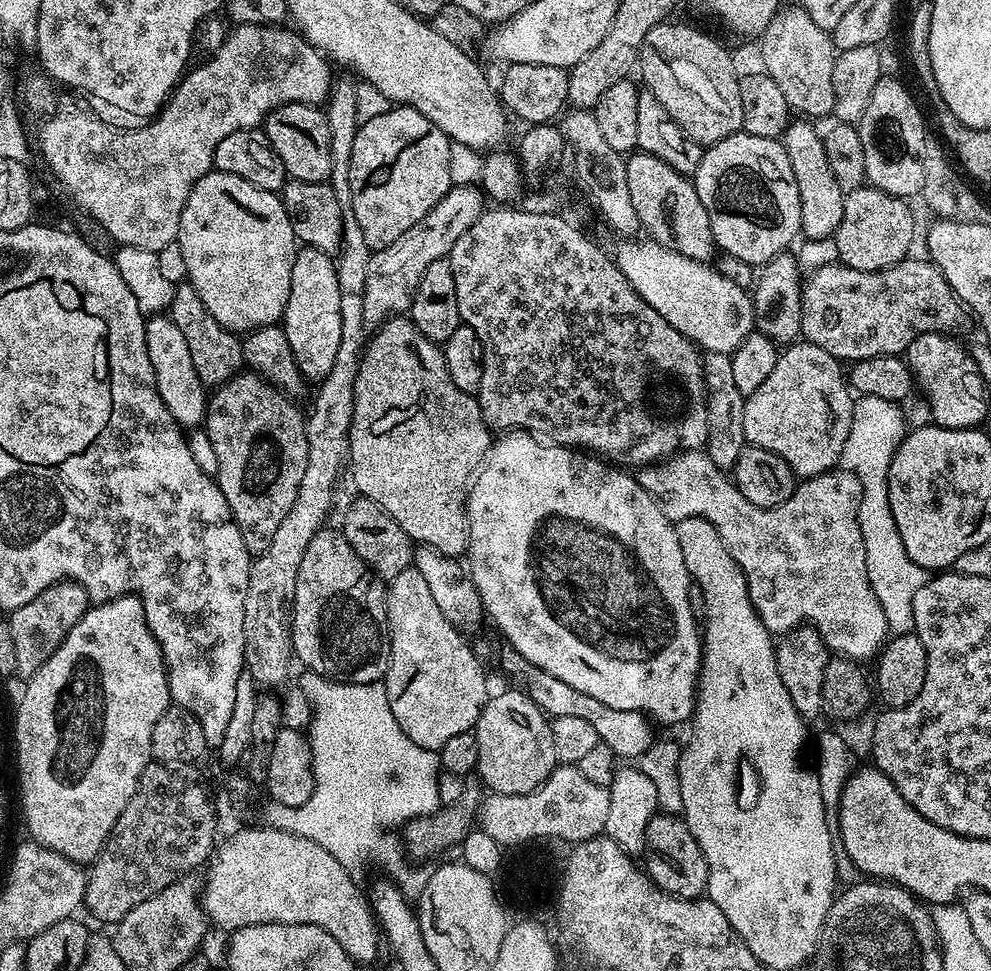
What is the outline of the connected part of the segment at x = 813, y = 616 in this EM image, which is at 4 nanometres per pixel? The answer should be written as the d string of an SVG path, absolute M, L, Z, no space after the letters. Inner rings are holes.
M704 450L678 452L675 456L670 456L666 460L641 467L635 473L635 477L636 481L653 496L656 503L659 504L662 514L666 514L668 520L675 522L677 520L685 520L691 516L701 516L703 520L709 520L714 526L714 530L718 530L718 534L722 538L730 558L734 558L734 562L740 567L744 575L752 608L756 611L758 618L766 626L768 632L783 634L793 632L795 628L801 626L815 628L817 634L824 640L824 645L828 648L829 653L855 662L863 662L862 660L868 659L868 661L871 661L879 653L880 649L884 647L890 633L886 622L886 614L882 614L882 602L878 602L878 594L874 594L874 586L870 586L870 578L866 574L866 546L862 538L862 526L858 522L858 506L862 502L862 485L853 472L833 470L824 472L821 476L809 476L801 479L797 483L794 494L790 498L786 498L786 502L782 502L778 506L770 506L769 508L759 508L750 502L746 502L746 498L742 498L742 494L736 488L735 483L729 479L724 470L711 461L711 458Z

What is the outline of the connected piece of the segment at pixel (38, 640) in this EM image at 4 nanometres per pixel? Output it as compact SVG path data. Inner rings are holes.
M63 580L42 590L42 594L26 602L26 606L15 608L7 621L10 634L14 634L15 675L27 678L42 670L42 662L46 662L46 658L50 658L50 654L62 646L66 634L74 630L76 623L88 613L89 607L90 601L82 585L72 580Z

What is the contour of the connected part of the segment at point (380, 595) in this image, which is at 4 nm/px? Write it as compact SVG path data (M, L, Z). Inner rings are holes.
M325 526L320 529L318 534L314 534L314 538L310 538L310 546L306 546L306 554L302 554L302 566L298 566L298 578L294 586L294 598L292 599L292 610L290 613L290 623L292 625L292 650L297 661L304 663L305 669L317 672L323 676L327 676L329 680L345 680L348 684L375 684L383 681L384 675L388 673L388 615L384 609L384 598L386 595L385 581L381 580L375 572L371 572L366 566L366 562L362 562L362 558L358 558L358 554L354 554L354 546L350 546L350 542L346 542L343 531L336 532L331 526Z

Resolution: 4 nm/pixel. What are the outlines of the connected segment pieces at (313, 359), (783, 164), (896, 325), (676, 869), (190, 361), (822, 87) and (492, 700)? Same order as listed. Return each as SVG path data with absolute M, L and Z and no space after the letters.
M304 246L297 251L290 270L290 298L286 298L282 327L305 381L324 380L334 366L338 342L342 342L342 296L338 290L336 260L322 250Z
M741 130L730 138L722 138L722 142L707 145L702 162L698 162L698 170L694 173L694 183L698 198L702 198L702 206L706 206L710 230L721 253L733 255L753 266L763 266L779 252L791 249L792 239L801 235L802 198L798 198L798 182L794 182L790 158L779 139L758 138Z
M905 258L880 272L863 272L839 262L822 266L802 284L802 326L800 336L807 343L822 346L826 354L841 362L855 362L880 355L907 353L910 342L927 332L951 333L966 317L966 309L946 282L942 270L927 258Z
M657 814L646 826L642 845L643 856L645 855L643 867L662 891L683 900L695 900L705 895L708 886L708 863L698 842L690 834L686 822L679 815L672 815L676 814Z
M156 314L146 323L146 354L150 354L150 366L154 366L154 378L156 379L156 389L166 402L170 414L176 419L181 429L199 429L204 422L206 411L206 385L198 378L198 370L194 370L194 358L190 358L190 349L186 346L186 338L178 326L174 326L171 315Z
M795 6L781 7L758 37L763 71L778 82L793 113L804 118L832 116L834 106L834 62L838 49L832 45L829 29L818 26L810 14Z
M523 690L489 695L474 731L478 738L476 772L489 793L524 795L534 791L558 764L549 717Z

